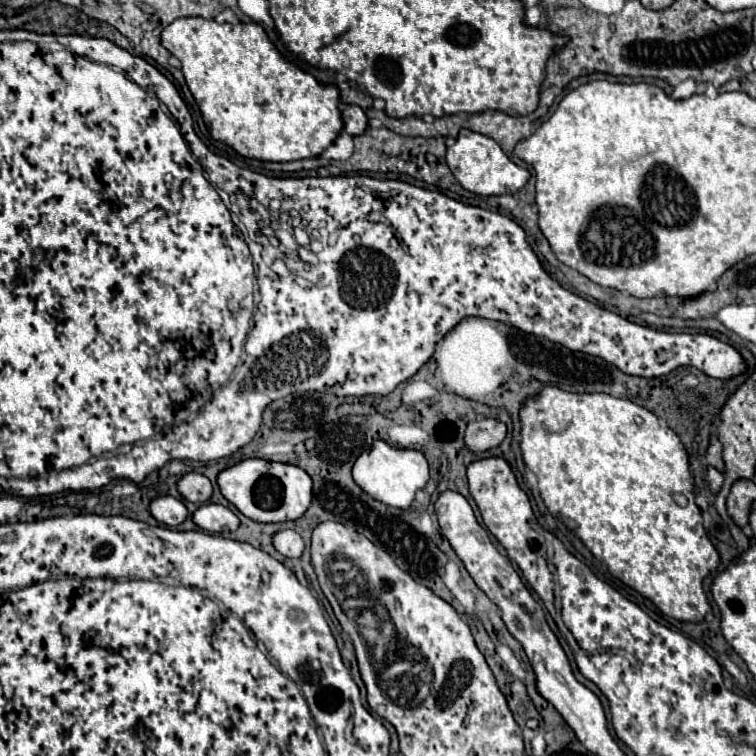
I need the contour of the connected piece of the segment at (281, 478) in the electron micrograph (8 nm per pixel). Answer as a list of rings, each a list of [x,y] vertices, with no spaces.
[[[260,458],[242,460],[236,466],[222,470],[218,474],[218,486],[220,486],[222,496],[228,502],[232,502],[244,516],[262,524],[294,522],[308,510],[312,502],[312,480],[302,468],[292,466],[292,464],[268,462]]]

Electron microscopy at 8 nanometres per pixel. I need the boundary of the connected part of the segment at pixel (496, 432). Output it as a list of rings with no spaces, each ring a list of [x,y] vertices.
[[[484,418],[480,422],[468,424],[464,442],[470,452],[480,454],[480,452],[486,452],[486,450],[498,446],[504,440],[504,436],[506,436],[506,426],[500,420]]]

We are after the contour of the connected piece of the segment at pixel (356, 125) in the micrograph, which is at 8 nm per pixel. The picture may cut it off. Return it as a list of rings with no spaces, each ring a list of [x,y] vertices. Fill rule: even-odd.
[[[356,104],[346,106],[346,110],[342,112],[342,120],[344,120],[344,132],[350,136],[360,136],[368,128],[368,118],[364,110]]]

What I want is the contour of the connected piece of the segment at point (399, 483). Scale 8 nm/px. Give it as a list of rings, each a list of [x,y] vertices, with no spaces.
[[[376,440],[368,452],[362,452],[352,468],[354,482],[374,500],[394,506],[400,510],[408,510],[414,502],[418,490],[424,490],[428,484],[428,460],[422,452],[410,448],[396,448],[384,440]]]

